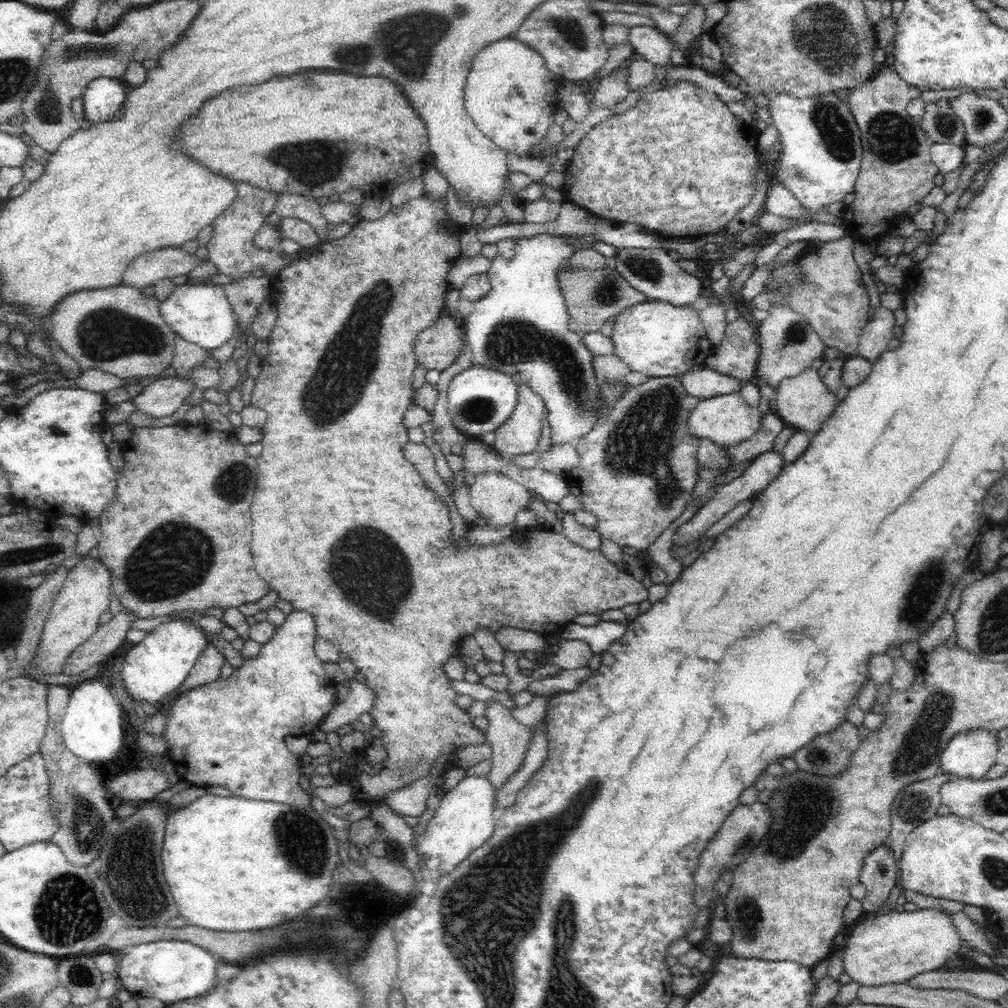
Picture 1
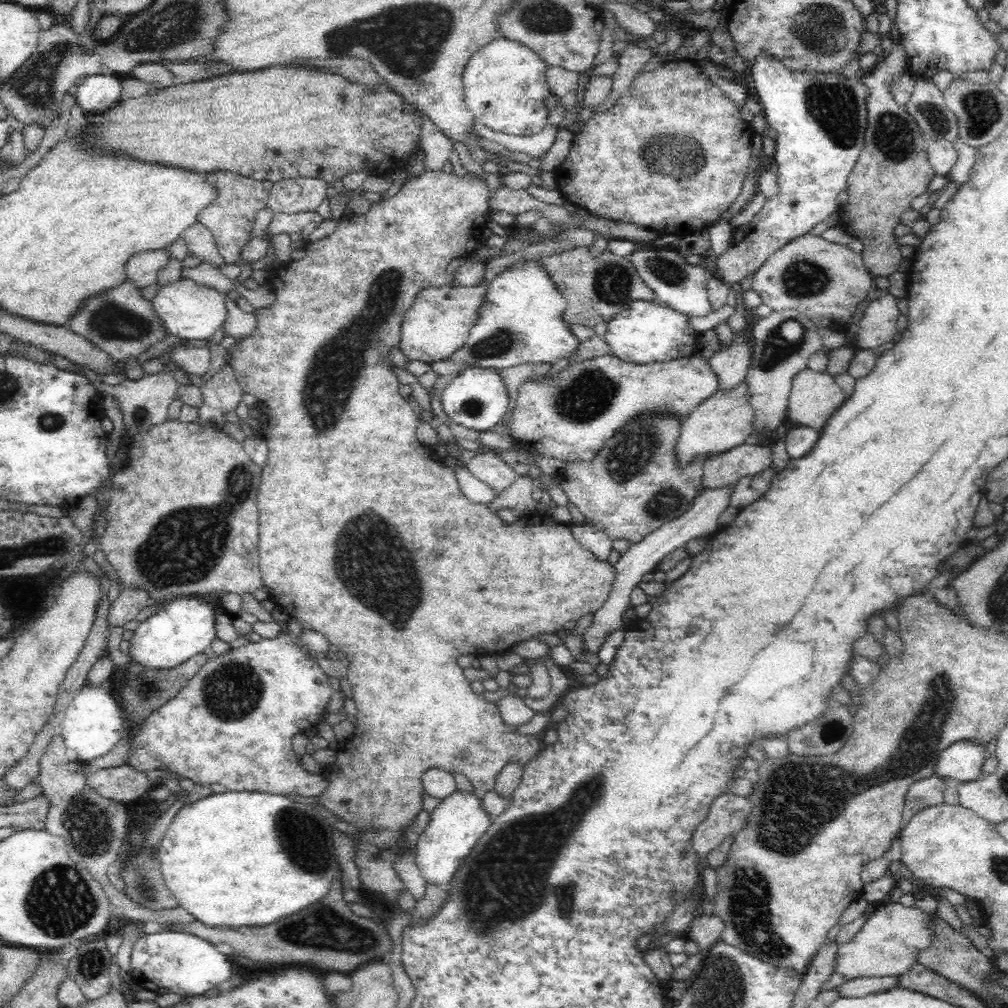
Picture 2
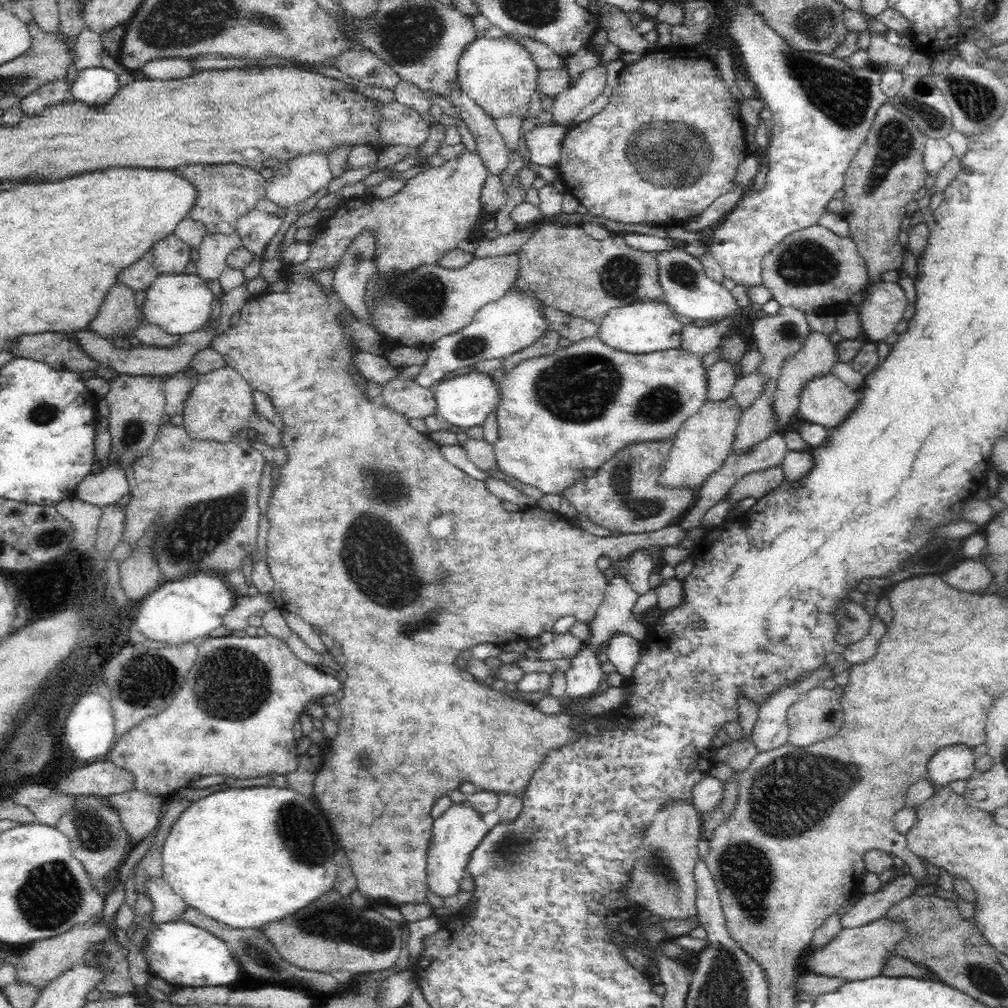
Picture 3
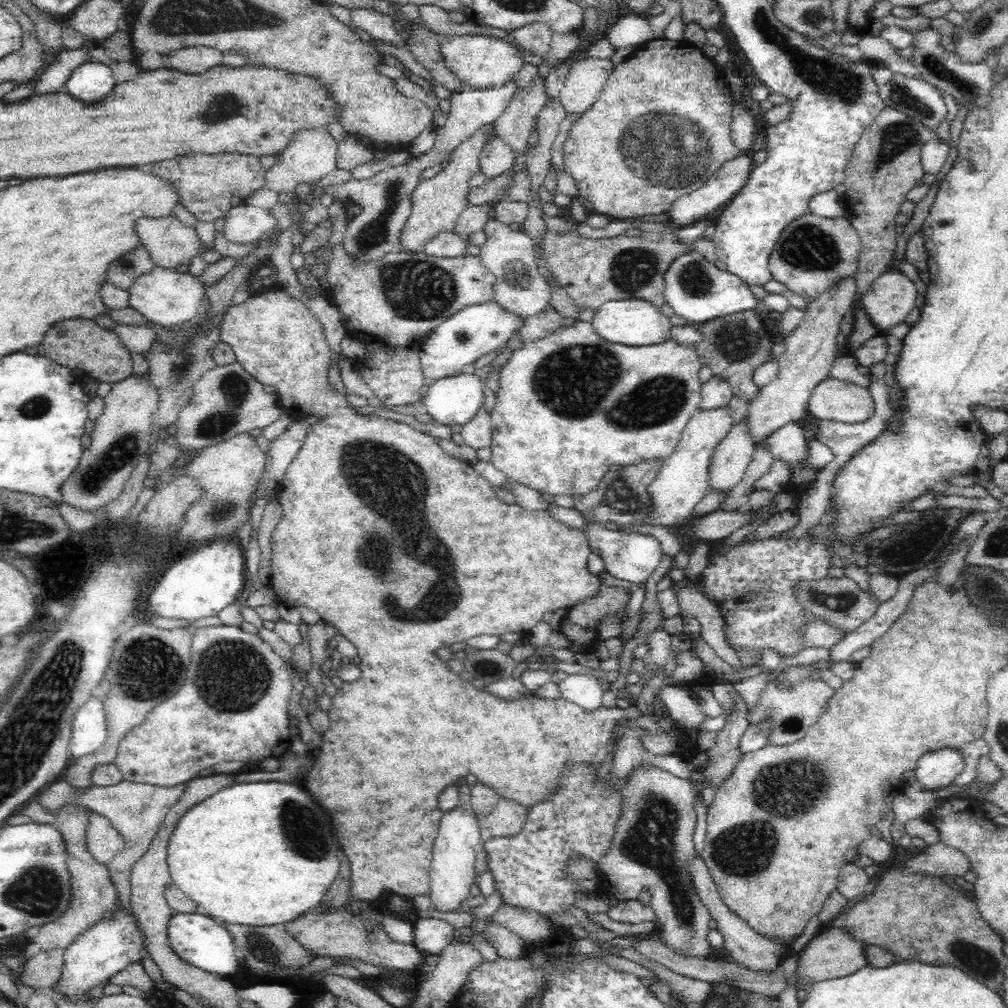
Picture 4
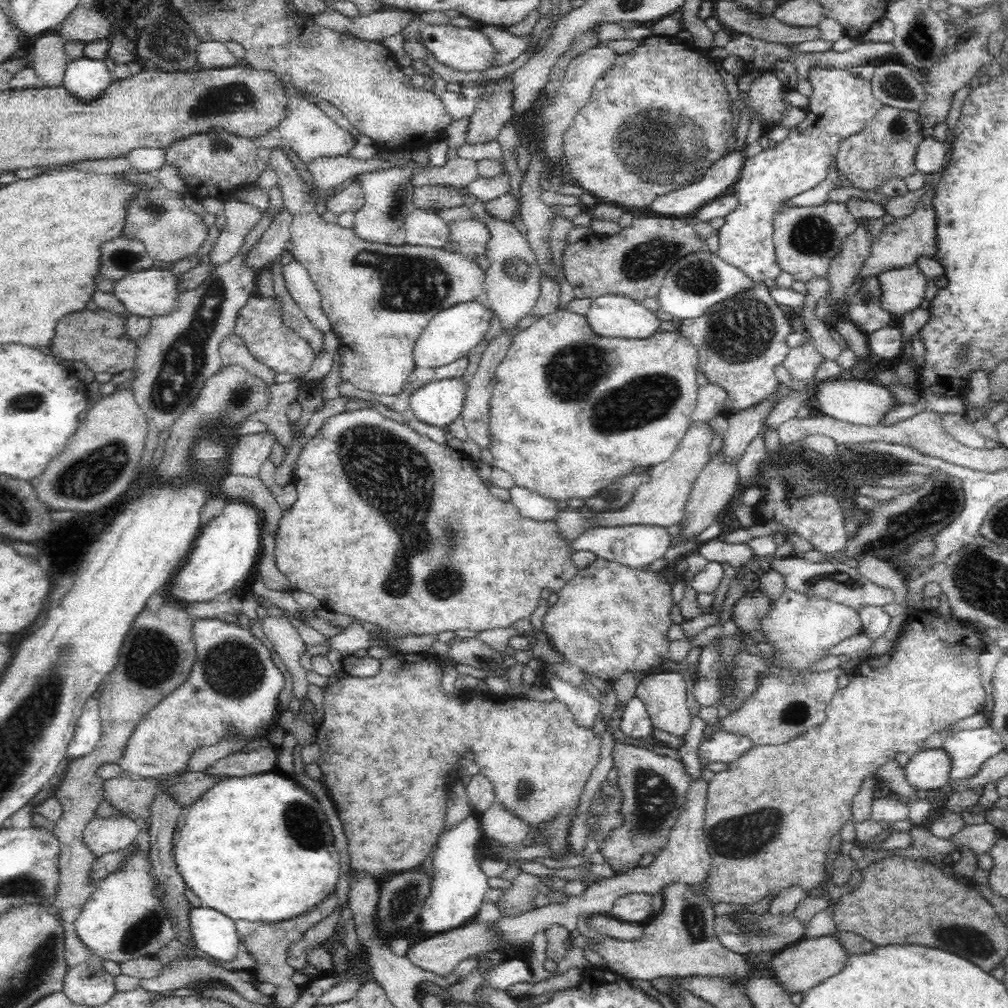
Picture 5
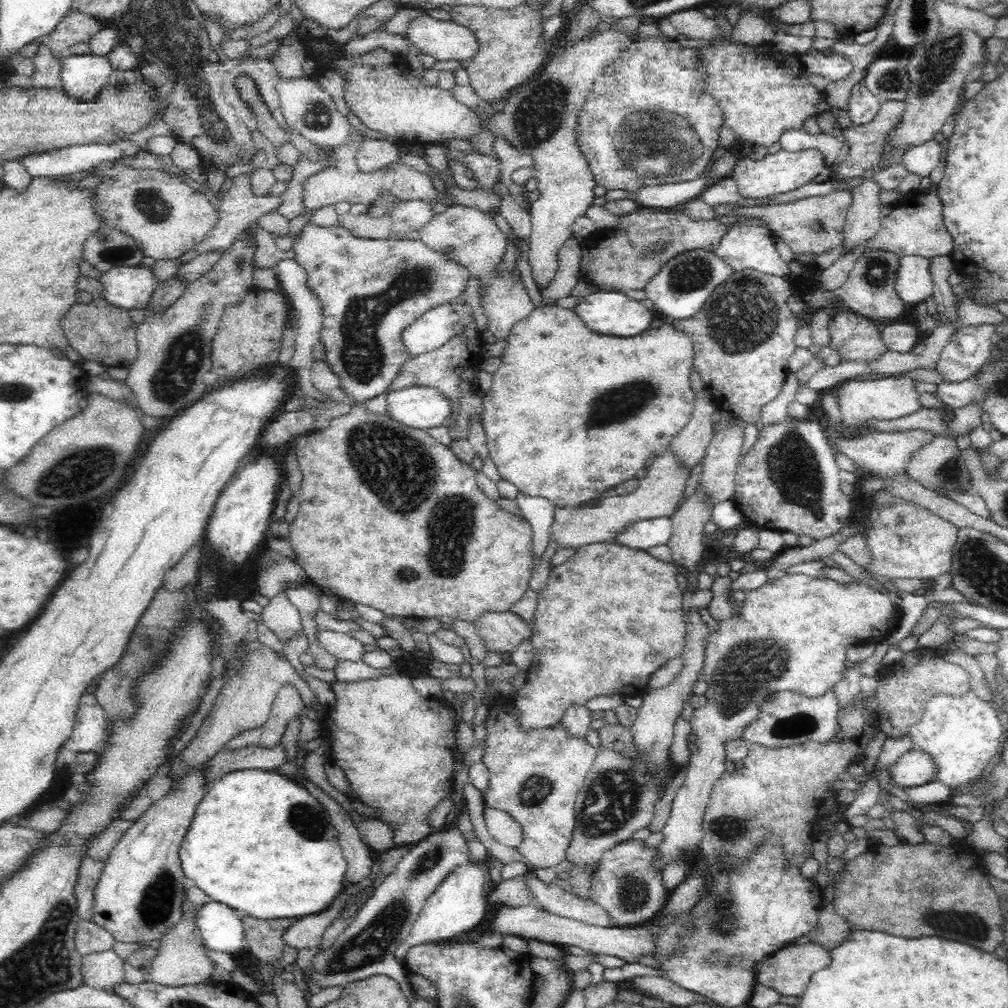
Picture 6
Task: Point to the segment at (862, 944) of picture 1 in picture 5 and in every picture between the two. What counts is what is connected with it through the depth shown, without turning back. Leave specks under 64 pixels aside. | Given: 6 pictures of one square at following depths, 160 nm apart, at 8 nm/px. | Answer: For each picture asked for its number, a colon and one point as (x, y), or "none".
2: (886, 945)
3: (856, 953)
4: (833, 954)
5: (799, 967)

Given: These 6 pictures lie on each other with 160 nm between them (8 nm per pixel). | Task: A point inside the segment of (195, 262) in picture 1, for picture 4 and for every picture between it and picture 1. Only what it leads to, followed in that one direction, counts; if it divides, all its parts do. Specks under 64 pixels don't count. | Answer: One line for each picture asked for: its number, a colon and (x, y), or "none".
2: (141, 269)
3: (139, 276)
4: (122, 271)

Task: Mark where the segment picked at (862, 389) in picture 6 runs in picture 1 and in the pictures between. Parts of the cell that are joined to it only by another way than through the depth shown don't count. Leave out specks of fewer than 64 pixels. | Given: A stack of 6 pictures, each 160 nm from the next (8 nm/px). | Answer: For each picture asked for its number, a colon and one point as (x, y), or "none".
1: (804, 401)
2: (814, 397)
3: (826, 400)
4: (844, 402)
5: (857, 402)

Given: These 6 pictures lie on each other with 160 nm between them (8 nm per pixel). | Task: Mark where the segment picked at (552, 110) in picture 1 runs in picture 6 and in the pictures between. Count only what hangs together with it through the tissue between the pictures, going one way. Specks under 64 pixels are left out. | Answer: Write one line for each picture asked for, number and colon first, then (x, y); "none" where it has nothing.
2: (504, 84)
3: (499, 74)
4: (478, 61)
5: (464, 49)
6: (443, 40)

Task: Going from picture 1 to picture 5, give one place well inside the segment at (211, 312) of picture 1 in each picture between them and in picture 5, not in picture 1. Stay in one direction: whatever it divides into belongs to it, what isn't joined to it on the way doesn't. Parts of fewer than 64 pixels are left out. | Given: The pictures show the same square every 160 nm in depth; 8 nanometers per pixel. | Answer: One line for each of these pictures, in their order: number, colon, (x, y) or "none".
2: (186, 309)
3: (178, 303)
4: (163, 296)
5: (150, 292)

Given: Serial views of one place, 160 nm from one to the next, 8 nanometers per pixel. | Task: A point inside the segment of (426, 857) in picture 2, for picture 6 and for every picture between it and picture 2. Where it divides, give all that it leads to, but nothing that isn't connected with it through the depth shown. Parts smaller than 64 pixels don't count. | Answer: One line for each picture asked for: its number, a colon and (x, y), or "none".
3: (456, 834)
4: (452, 872)
5: (458, 888)
6: (458, 905)

